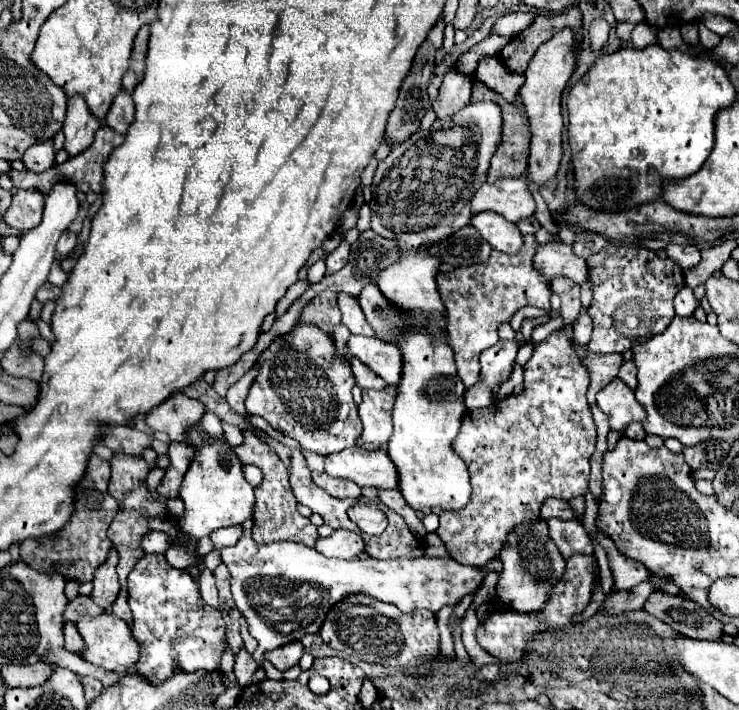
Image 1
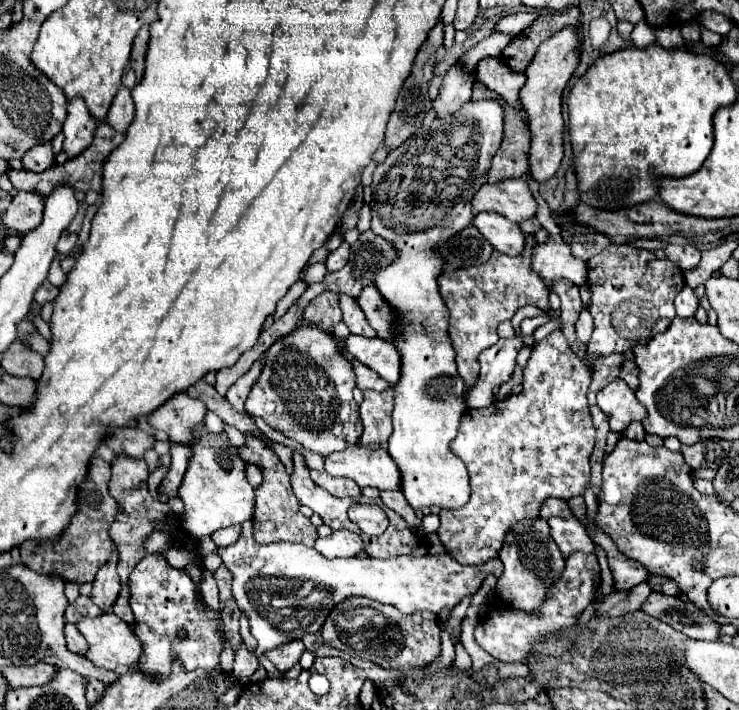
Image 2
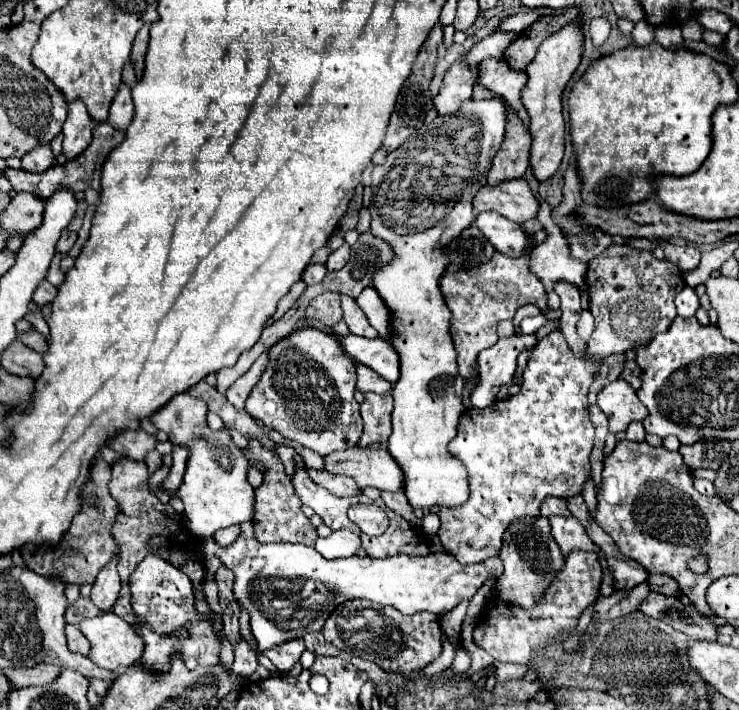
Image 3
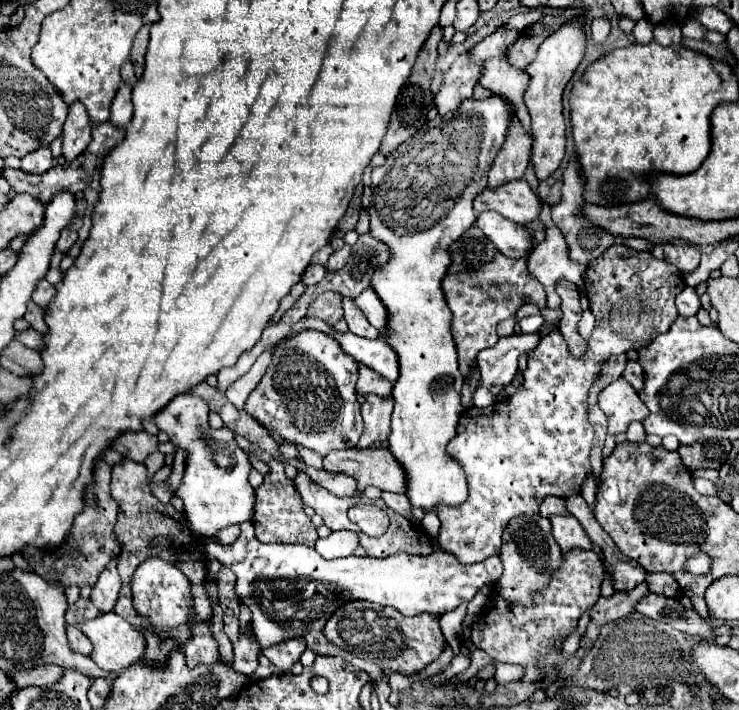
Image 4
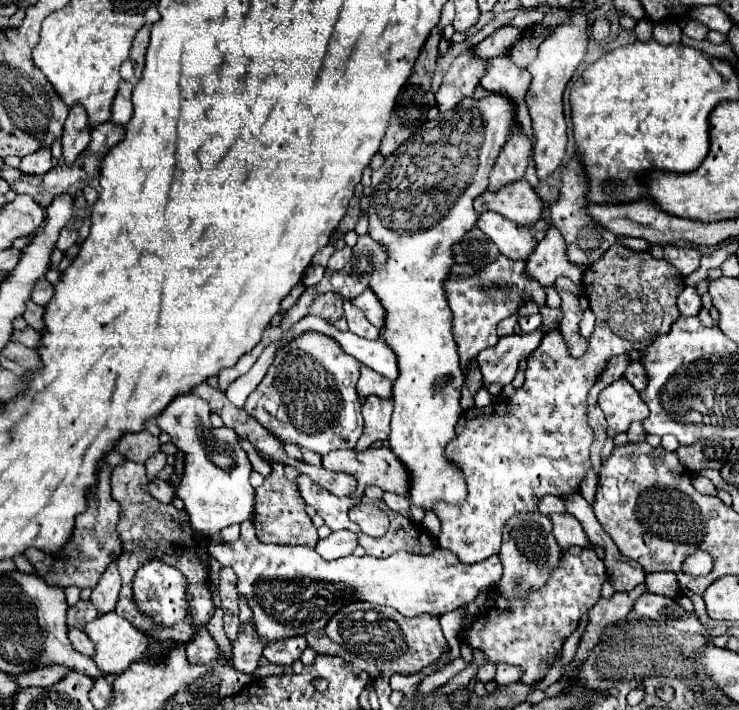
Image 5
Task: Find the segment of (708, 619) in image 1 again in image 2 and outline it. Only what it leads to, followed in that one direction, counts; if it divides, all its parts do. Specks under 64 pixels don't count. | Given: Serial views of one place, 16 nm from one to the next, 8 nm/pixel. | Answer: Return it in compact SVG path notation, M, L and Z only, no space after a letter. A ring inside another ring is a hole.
M652 592L640 610L670 624L674 630L680 630L694 640L718 640L720 624L716 624L708 614L700 612L692 602L684 604L678 596Z

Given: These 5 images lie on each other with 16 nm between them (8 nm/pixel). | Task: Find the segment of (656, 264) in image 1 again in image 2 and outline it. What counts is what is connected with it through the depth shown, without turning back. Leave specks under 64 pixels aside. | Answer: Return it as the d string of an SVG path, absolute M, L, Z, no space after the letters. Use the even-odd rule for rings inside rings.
M610 244L598 256L588 260L588 286L592 292L590 314L594 316L594 332L588 342L588 356L608 356L608 354L622 354L634 348L640 340L650 340L656 332L664 332L676 316L674 310L674 296L680 288L686 286L684 276L676 276L680 272L674 270L676 266L668 260L658 260L648 250L638 250L630 244Z

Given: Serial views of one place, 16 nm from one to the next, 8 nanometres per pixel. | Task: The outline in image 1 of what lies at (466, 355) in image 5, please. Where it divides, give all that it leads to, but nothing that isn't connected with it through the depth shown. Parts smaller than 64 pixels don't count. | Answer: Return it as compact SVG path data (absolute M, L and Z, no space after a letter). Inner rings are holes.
M532 234L524 236L522 252L508 256L504 252L492 252L490 260L484 264L474 264L468 268L456 268L454 272L444 272L438 276L438 290L444 306L448 308L448 340L456 352L456 368L464 386L470 388L478 382L478 356L482 350L498 342L498 326L514 316L522 306L536 306L550 310L550 284L534 270L532 256L536 252L536 238Z

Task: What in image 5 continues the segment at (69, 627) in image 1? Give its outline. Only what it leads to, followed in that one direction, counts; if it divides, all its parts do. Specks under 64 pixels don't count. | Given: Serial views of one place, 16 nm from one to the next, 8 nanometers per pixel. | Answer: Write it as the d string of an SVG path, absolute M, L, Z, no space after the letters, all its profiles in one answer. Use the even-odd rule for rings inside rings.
M70 628L70 640L72 640L72 646L74 646L80 654L84 654L84 656L88 656L88 658L94 656L94 644L92 644L92 640L90 640L80 628Z

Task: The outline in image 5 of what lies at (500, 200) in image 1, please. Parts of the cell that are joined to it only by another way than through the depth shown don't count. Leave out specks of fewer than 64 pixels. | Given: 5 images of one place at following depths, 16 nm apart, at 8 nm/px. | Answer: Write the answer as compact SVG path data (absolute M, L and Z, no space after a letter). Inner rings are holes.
M520 180L508 184L508 188L500 188L500 192L486 192L480 196L480 200L476 200L476 212L482 214L486 210L494 210L516 224L532 226L542 218L544 200L526 180Z

